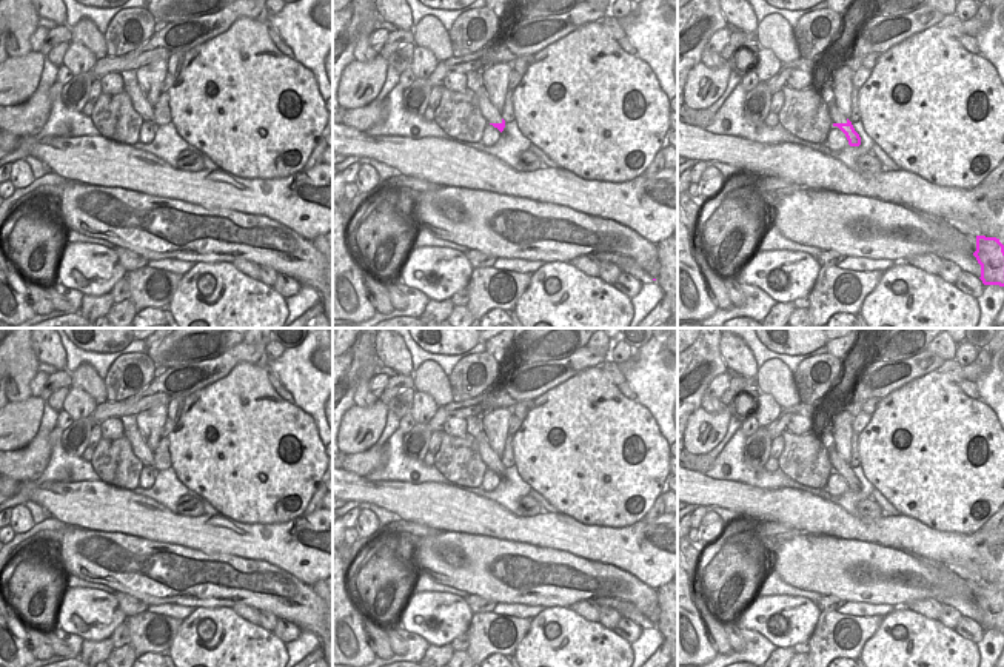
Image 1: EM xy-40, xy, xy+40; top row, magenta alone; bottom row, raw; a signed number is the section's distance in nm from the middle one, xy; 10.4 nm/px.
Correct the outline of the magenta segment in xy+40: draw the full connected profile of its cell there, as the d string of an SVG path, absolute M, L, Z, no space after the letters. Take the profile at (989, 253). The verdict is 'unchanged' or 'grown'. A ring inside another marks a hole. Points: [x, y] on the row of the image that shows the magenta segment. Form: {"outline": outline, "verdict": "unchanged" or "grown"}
{"outline": "M976 236L976 251L973 253L981 265L981 280L984 285L1004 287L1004 245L996 237Z", "verdict": "unchanged"}

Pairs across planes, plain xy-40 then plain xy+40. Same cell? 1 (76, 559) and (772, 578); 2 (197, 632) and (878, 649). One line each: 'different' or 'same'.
1: different
2: same

